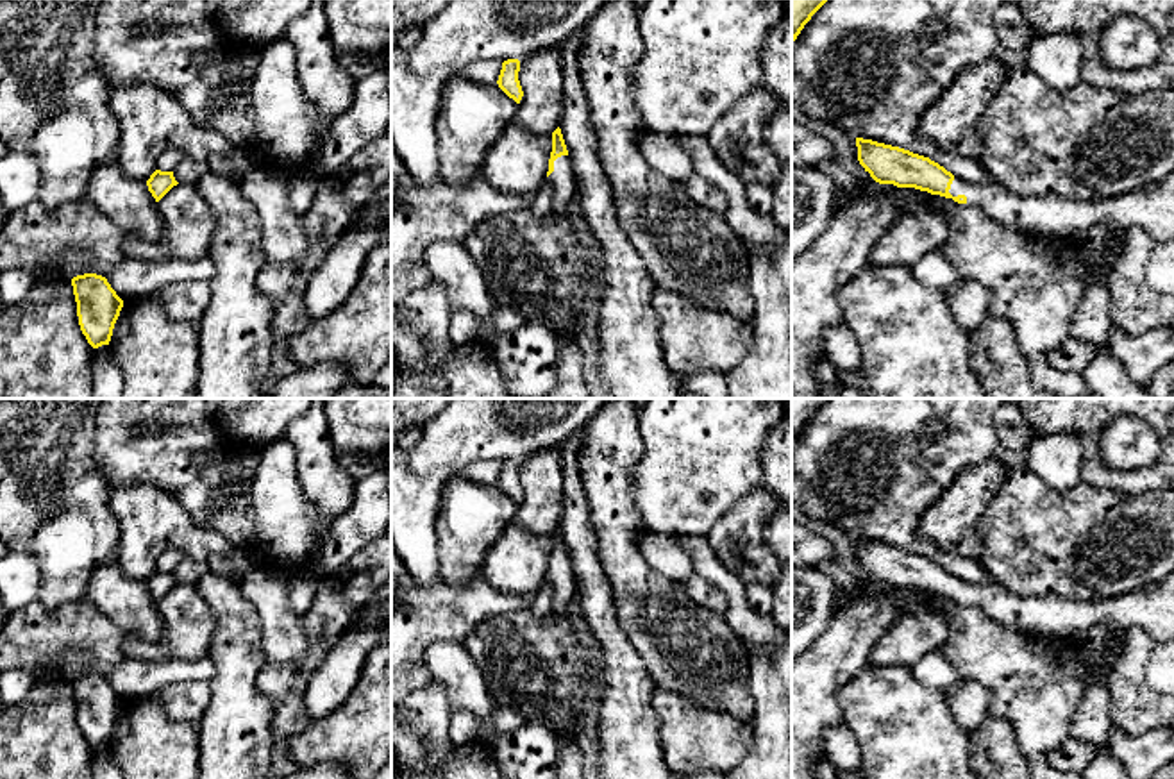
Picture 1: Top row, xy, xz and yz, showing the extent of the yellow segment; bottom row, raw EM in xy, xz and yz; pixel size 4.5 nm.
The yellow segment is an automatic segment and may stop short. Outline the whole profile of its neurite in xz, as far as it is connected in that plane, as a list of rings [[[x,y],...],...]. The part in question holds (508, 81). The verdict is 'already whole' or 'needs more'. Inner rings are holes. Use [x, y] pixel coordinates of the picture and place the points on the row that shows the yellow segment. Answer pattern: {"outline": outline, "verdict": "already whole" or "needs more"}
{"outline": [[[507,59],[502,63],[502,70],[499,75],[499,88],[513,98],[516,104],[520,104],[524,91],[518,80],[518,71],[520,71],[520,61],[518,59]]], "verdict": "already whole"}

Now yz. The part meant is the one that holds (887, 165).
{"outline": [[[856,138],[856,147],[860,164],[876,182],[976,205],[1013,229],[1079,239],[1095,225],[1124,232],[1142,227],[1156,243],[1174,239],[1174,172],[1160,184],[1097,202],[1022,198],[994,180],[965,182],[929,157],[899,147],[863,138]]], "verdict": "needs more"}

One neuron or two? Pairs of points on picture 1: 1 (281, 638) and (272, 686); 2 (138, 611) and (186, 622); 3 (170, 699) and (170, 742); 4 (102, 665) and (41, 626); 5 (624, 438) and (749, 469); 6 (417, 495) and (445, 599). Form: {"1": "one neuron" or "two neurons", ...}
{"1": "two neurons", "2": "two neurons", "3": "two neurons", "4": "one neuron", "5": "two neurons", "6": "two neurons"}

